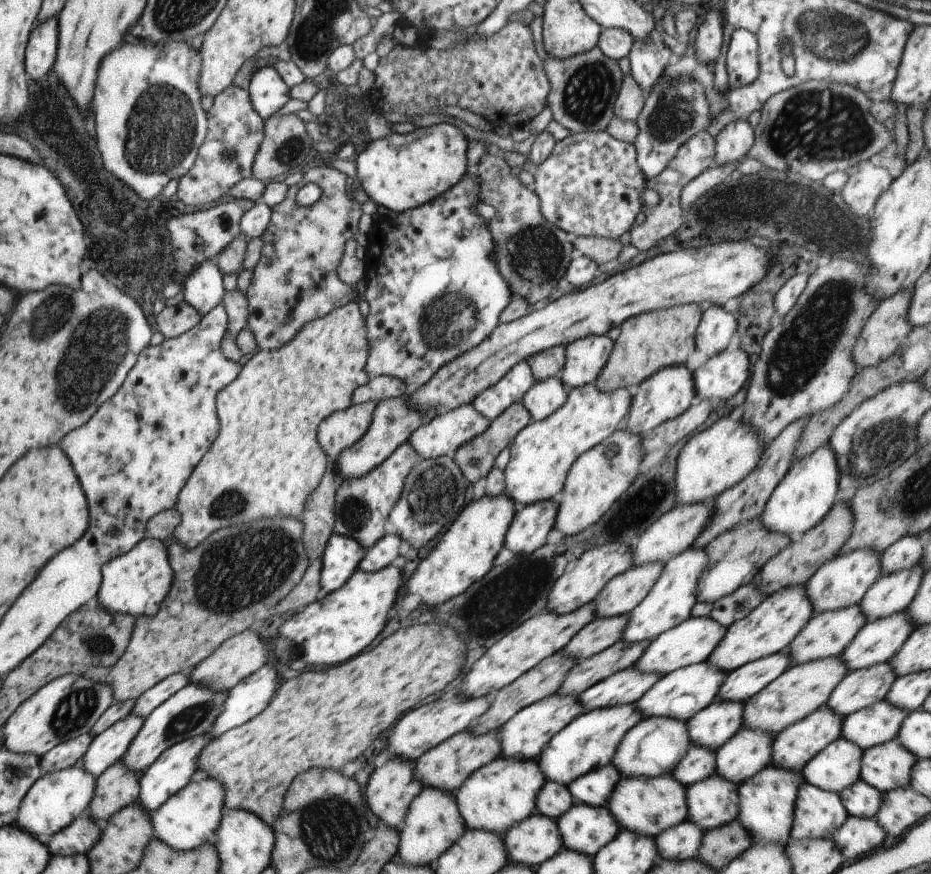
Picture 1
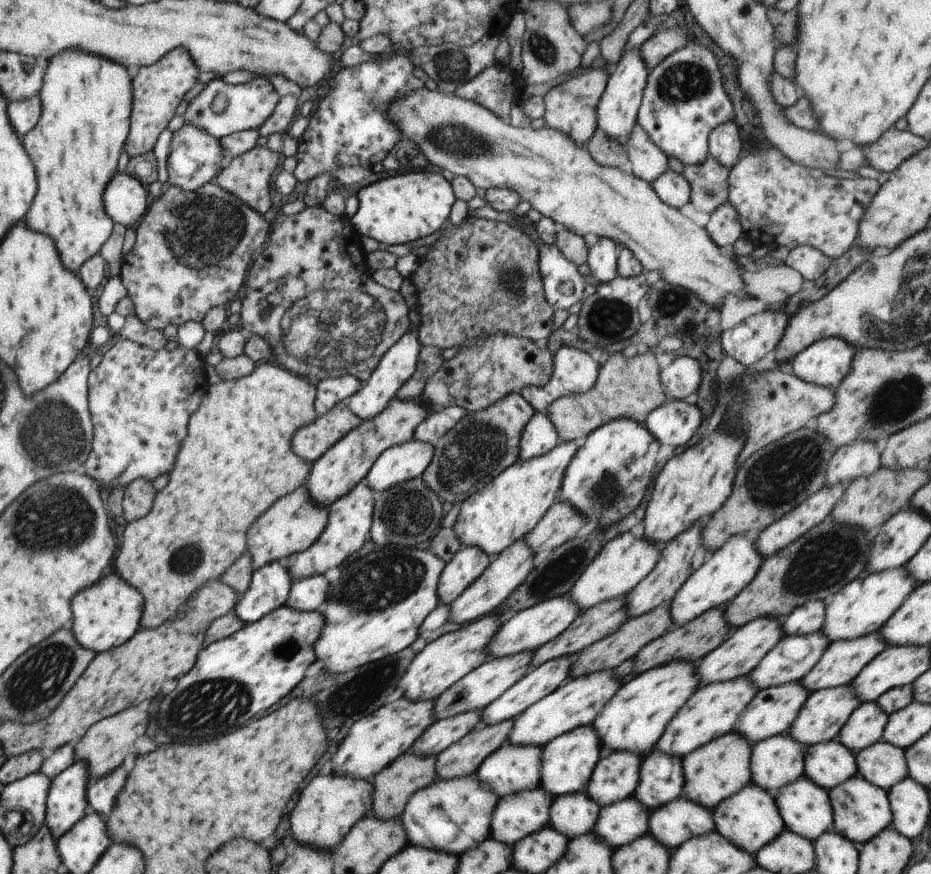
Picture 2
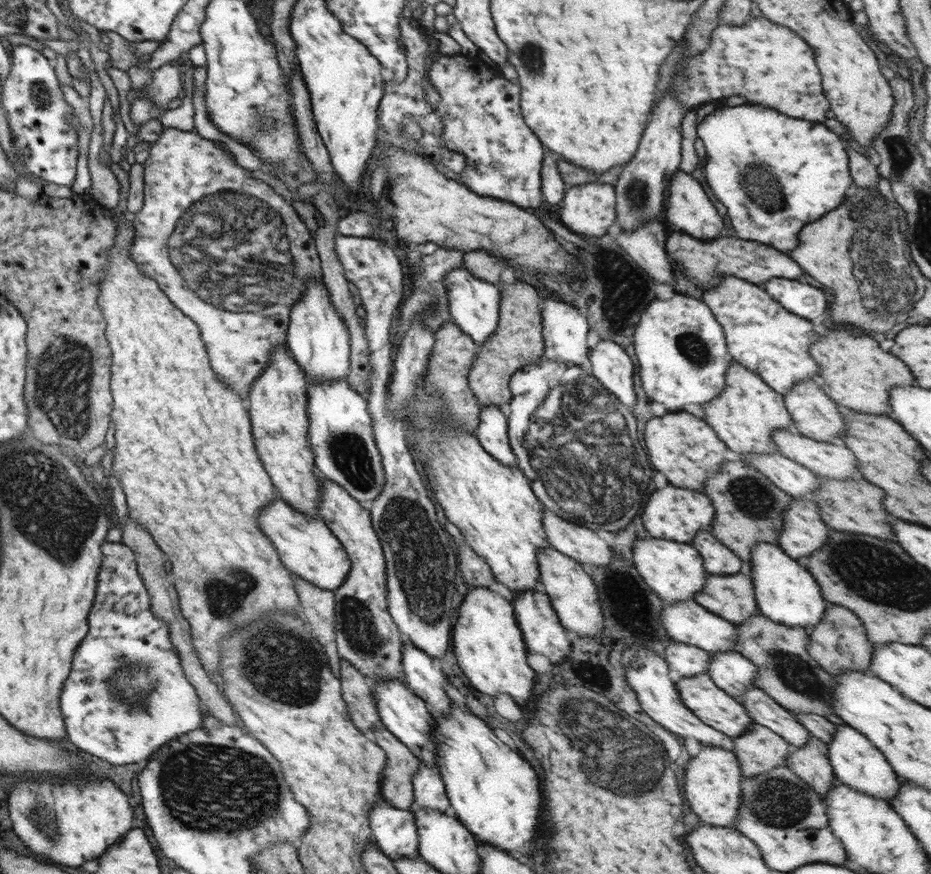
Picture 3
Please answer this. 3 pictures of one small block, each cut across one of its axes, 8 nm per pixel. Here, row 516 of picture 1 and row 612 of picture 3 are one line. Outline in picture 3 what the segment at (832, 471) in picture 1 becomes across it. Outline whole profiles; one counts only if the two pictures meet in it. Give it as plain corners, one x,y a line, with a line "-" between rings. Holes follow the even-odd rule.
758,541
753,546
751,564
746,566
746,570
751,575
760,614
788,628
809,631
818,626
828,602
803,562
788,556
779,545

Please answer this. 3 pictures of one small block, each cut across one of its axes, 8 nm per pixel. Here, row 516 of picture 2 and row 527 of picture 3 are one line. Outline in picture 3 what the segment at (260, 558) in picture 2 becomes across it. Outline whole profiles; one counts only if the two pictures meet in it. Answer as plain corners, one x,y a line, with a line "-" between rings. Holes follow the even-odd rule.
276,499
262,510
262,532
270,539
282,564
300,578
334,592
345,581
351,562
342,543
320,517
296,510
282,499

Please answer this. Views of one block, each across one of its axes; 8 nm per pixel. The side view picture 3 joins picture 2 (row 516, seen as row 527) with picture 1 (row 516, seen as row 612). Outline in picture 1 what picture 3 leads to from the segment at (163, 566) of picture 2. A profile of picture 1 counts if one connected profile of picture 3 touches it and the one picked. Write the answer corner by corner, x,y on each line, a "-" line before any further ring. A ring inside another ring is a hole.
352,300
326,316
308,321
278,350
260,350
243,365
240,376
226,386
226,390
222,389
222,394
217,394
222,438
218,438
218,446
206,454
206,462
193,470
190,486
181,490
182,502
178,502
176,508
181,511
182,520
174,540
193,549
208,540
212,532
226,526
270,516
301,518
307,498
320,484
330,460
322,446
318,446
318,422
336,410
346,410
353,404
353,392
370,379
365,366
371,348
366,321
359,308
358,300

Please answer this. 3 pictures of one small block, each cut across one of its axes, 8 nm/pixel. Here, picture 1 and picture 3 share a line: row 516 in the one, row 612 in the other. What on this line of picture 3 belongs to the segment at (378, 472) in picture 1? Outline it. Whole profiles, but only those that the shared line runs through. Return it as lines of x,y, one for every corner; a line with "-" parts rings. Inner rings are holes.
320,474
322,496
319,514
334,536
342,543
351,562
345,581
333,592
337,652
374,682
398,679
406,686
402,670
405,637
390,616
387,605
386,563
383,548
371,523
368,505
359,503
334,481

